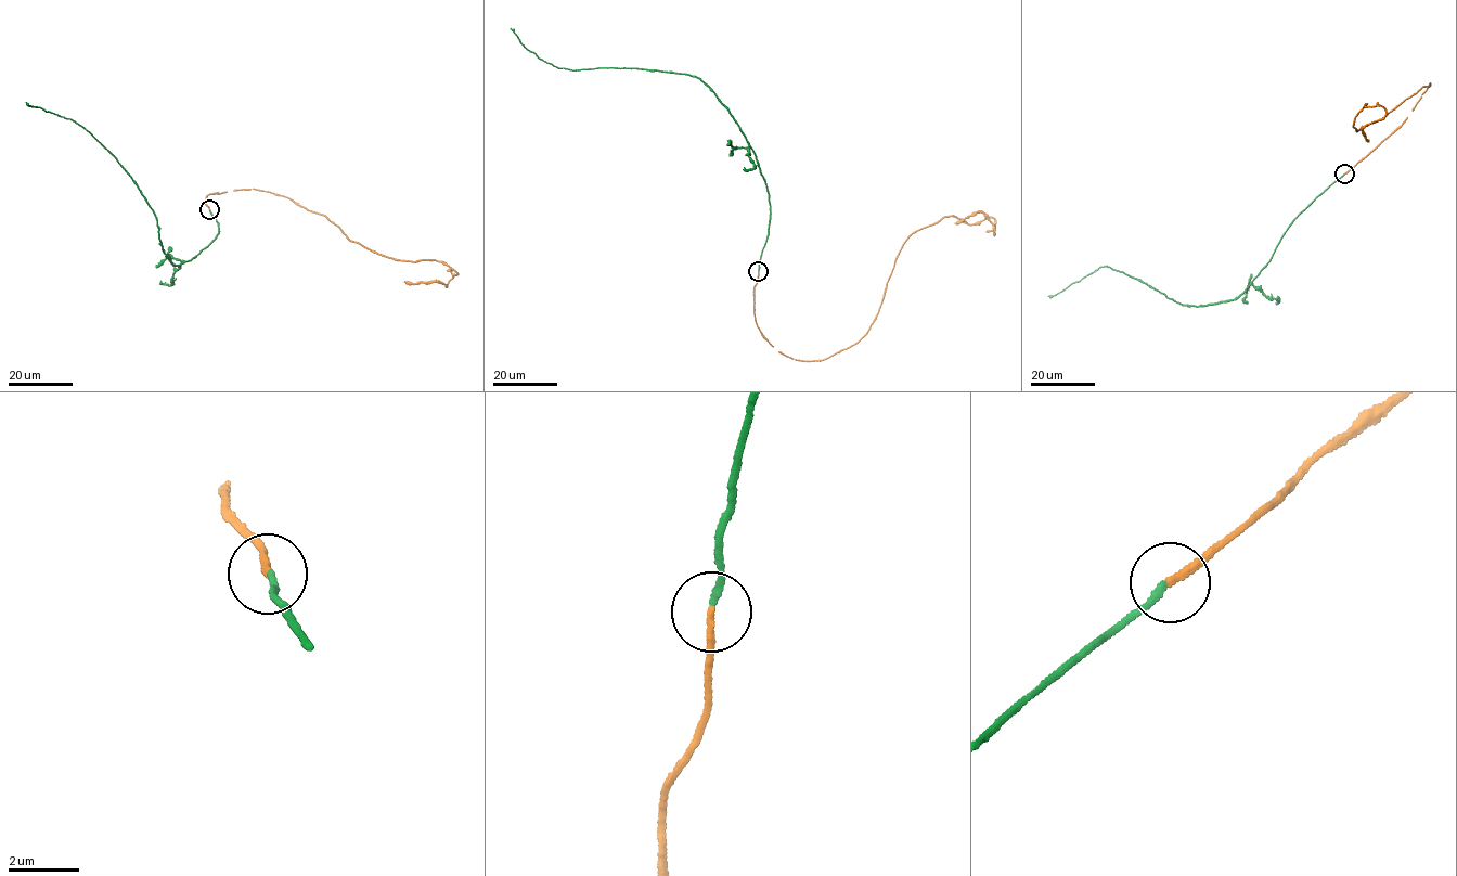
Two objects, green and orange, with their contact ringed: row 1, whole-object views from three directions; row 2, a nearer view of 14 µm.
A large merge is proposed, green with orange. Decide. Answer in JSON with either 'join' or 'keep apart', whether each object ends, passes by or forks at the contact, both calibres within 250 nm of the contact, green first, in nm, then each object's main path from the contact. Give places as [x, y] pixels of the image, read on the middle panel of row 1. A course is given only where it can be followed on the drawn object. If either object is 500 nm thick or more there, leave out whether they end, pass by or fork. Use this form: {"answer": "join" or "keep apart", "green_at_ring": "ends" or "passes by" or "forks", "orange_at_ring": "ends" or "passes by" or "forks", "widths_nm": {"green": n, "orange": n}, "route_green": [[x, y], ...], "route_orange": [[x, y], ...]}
{"answer": "join", "green_at_ring": "ends", "orange_at_ring": "ends", "widths_nm": {"green": 160, "orange": 200}, "route_green": [[758, 270], [769, 233], [769, 193], [739, 126], [709, 86], [683, 73], [556, 67], [527, 50], [511, 28]], "route_orange": [[758, 271], [762, 335], [825, 359], [868, 331], [914, 233], [946, 216], [994, 234], [980, 213], [954, 222]]}

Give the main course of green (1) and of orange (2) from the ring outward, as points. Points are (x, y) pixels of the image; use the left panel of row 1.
1: (209, 209), (219, 233), (197, 255), (173, 265), (162, 248), (152, 209), (116, 158), (71, 118), (26, 102)
2: (209, 210), (210, 193), (262, 191), (326, 217), (373, 252), (439, 261), (458, 273), (446, 286), (403, 281)

